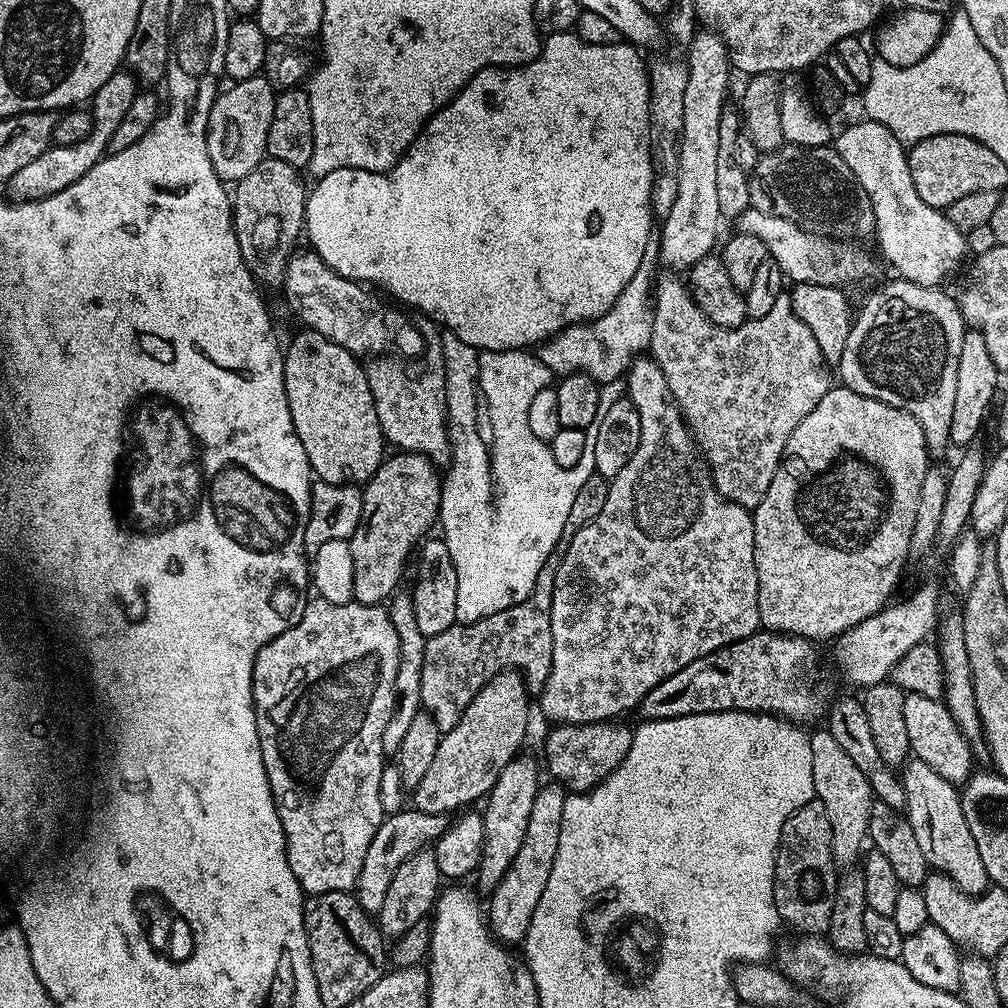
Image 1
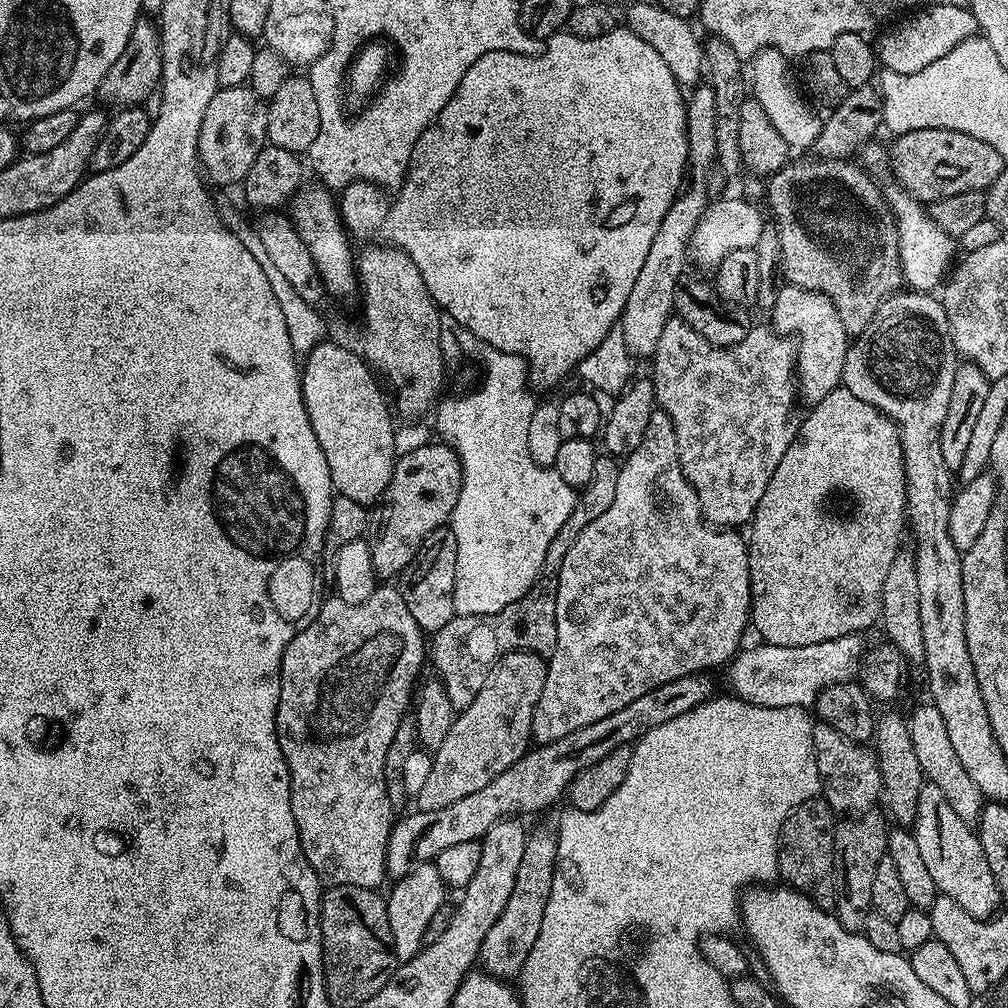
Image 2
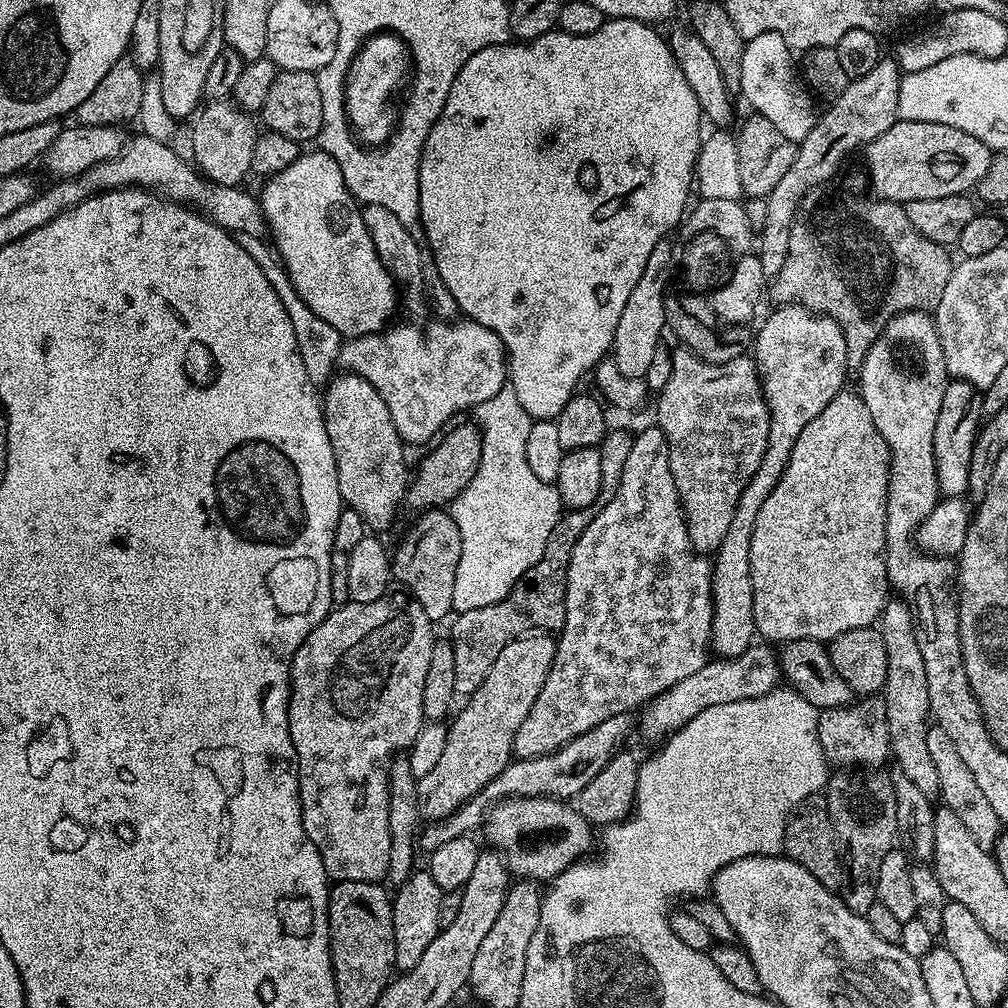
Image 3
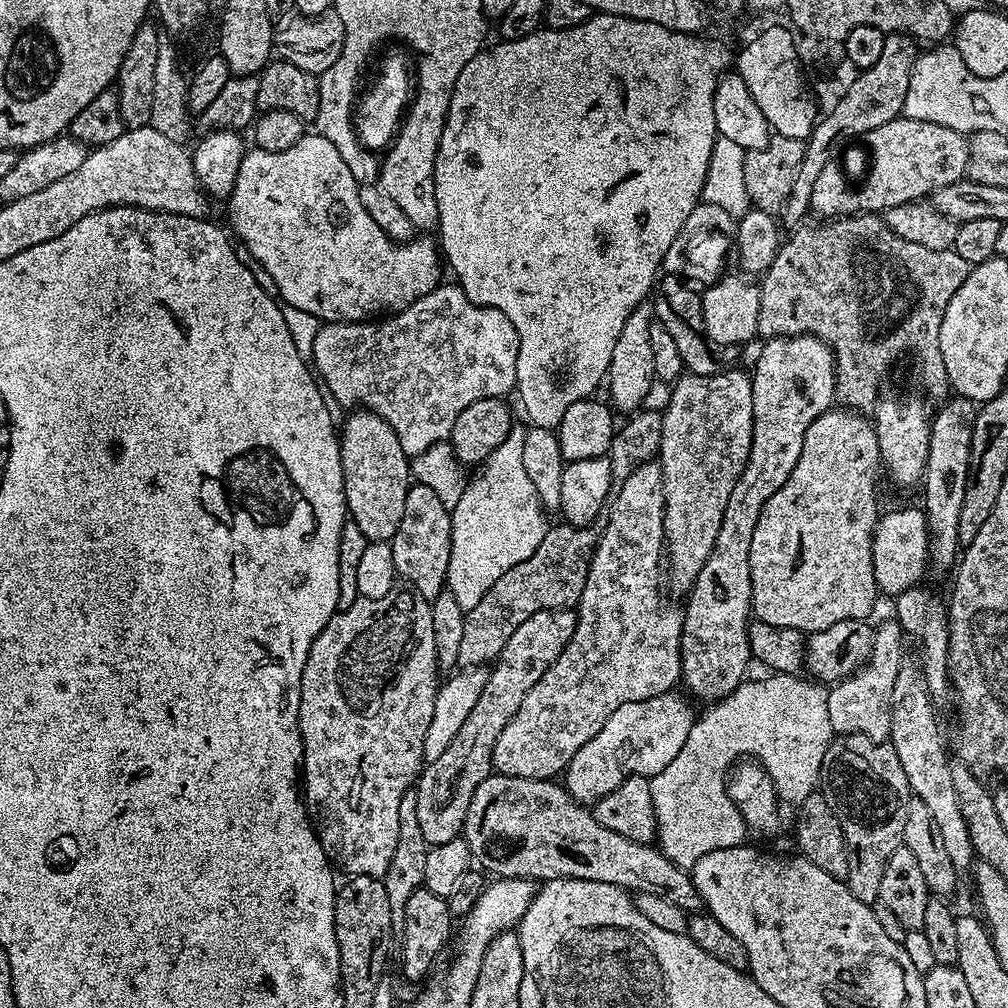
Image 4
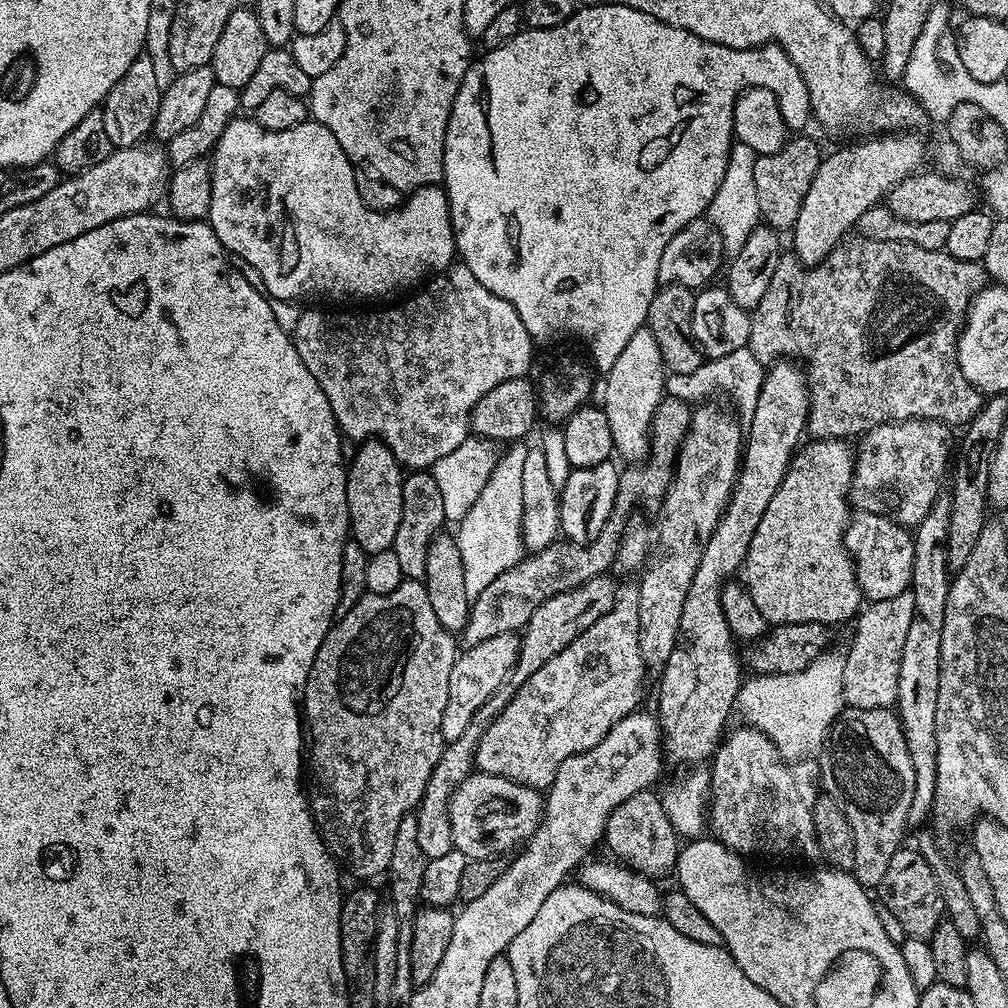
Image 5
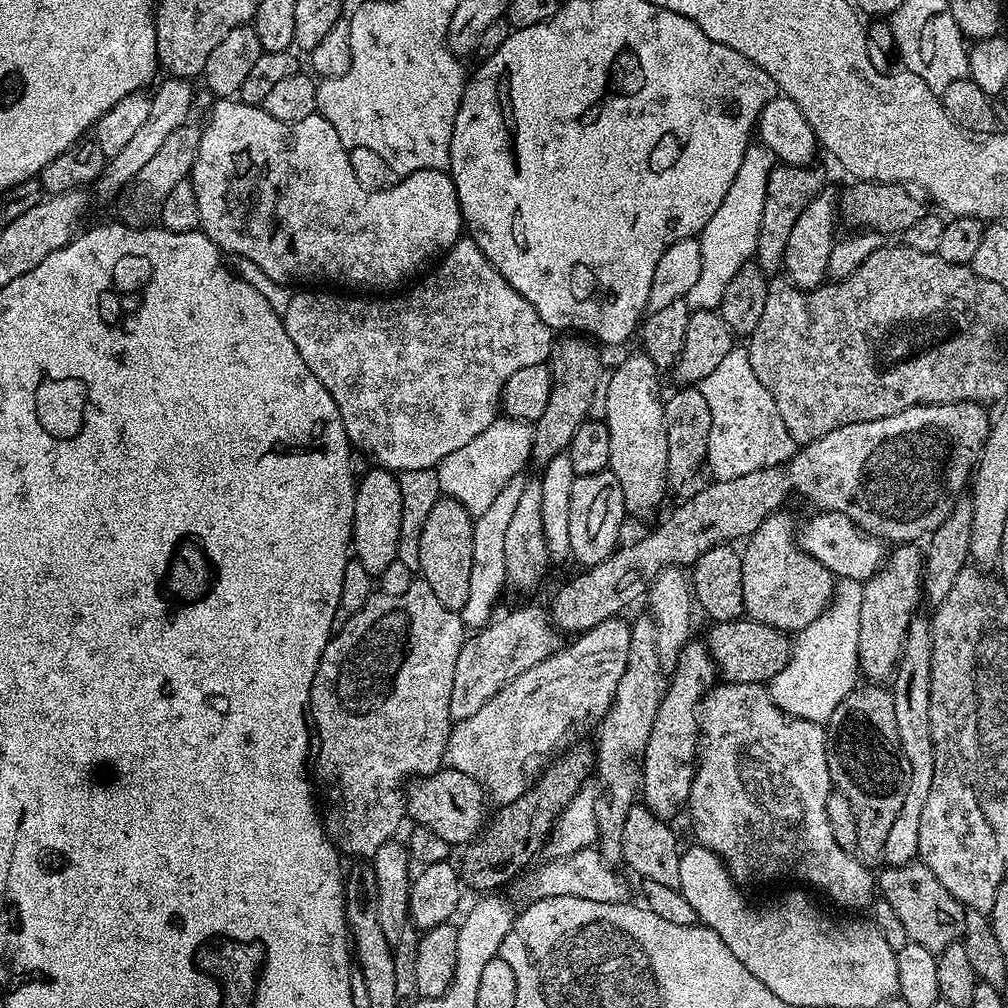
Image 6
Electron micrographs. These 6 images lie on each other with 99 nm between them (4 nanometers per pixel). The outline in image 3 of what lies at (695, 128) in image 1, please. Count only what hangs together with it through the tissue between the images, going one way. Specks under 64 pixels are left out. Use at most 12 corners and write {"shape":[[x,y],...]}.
{"shape":[[674,244],[650,250],[618,318],[610,360],[645,379],[665,335]]}

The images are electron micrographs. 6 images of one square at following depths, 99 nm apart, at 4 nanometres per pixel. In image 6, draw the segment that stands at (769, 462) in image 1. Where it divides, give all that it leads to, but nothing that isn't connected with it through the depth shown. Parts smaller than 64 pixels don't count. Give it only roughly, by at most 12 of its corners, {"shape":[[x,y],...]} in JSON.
{"shape":[[656,623],[630,627],[630,654],[598,725],[598,847],[623,863],[626,814],[660,709]]}

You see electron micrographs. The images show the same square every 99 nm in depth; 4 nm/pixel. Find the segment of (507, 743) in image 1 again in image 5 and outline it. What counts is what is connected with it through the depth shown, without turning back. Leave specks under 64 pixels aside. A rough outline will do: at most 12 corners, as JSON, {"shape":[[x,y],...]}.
{"shape":[[608,574],[530,614],[507,682],[447,741],[415,813],[427,861],[454,850],[448,799],[516,689],[616,605]]}

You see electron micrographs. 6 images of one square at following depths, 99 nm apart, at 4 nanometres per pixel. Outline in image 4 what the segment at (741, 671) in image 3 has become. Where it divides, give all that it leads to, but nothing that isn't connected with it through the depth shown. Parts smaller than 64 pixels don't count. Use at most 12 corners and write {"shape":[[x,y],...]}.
{"shape":[[676,690],[626,702],[570,758],[592,806],[674,762],[694,723]]}

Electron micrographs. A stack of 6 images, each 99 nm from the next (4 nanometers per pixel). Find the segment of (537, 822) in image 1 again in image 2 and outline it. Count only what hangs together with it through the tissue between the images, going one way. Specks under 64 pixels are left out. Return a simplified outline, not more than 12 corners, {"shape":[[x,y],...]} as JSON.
{"shape":[[528,832],[514,891],[479,963],[519,977],[542,930],[556,832]]}

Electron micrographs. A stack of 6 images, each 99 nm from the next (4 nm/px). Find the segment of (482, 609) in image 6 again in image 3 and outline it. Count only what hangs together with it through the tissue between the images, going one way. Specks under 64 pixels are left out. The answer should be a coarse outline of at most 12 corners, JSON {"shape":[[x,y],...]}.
{"shape":[[512,387],[479,404],[482,458],[450,505],[456,614],[502,602],[562,518],[526,462]]}

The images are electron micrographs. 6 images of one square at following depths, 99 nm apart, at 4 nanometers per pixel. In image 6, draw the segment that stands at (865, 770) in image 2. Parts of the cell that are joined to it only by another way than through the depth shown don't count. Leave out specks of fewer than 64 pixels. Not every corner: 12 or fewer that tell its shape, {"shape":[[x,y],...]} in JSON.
{"shape":[[893,547],[863,581],[859,675],[888,682],[922,604],[925,553]]}

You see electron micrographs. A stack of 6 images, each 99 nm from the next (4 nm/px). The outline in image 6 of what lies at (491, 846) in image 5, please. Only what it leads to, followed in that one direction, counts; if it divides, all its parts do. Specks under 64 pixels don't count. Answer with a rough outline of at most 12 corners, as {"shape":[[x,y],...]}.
{"shape":[[451,766],[415,777],[406,816],[449,846],[480,835],[486,793]]}

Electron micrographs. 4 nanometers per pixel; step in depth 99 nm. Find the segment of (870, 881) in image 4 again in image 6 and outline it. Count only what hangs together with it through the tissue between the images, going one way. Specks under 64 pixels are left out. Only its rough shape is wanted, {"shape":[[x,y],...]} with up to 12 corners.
{"shape":[[857,686],[826,722],[858,855],[884,854],[910,790],[894,698]]}

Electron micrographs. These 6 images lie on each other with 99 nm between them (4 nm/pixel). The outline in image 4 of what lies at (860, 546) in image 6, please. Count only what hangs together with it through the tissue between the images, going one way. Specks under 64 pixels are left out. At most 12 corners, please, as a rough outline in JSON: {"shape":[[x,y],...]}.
{"shape":[[919,507],[876,521],[876,587],[889,598],[917,587],[928,568]]}

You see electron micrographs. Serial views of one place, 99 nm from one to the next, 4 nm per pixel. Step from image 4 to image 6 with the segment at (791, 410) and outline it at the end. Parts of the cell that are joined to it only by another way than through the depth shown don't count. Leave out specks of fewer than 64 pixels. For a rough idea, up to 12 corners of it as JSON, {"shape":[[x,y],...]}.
{"shape":[[689,639],[660,697],[642,757],[643,807],[675,821],[701,739],[698,709],[718,680]]}

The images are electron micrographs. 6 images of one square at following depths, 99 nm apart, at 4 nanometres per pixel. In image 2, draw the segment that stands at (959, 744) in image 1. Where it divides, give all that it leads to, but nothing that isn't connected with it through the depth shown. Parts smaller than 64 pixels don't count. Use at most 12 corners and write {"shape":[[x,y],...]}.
{"shape":[[938,706],[907,721],[925,781],[962,822],[979,825],[984,795],[966,774]]}

